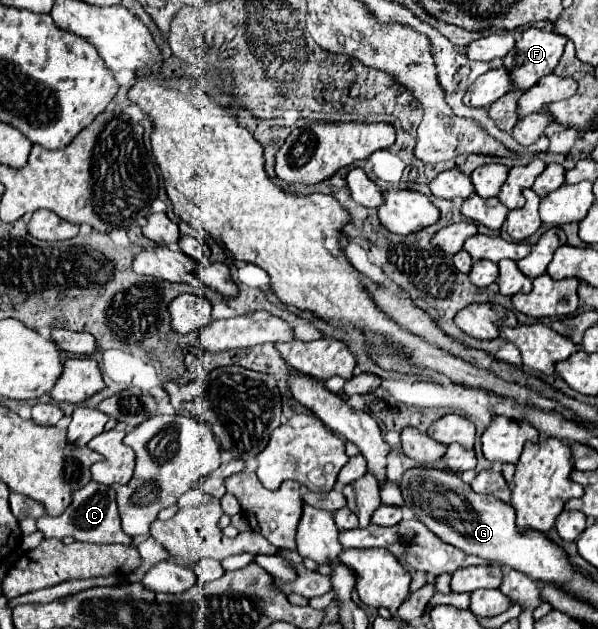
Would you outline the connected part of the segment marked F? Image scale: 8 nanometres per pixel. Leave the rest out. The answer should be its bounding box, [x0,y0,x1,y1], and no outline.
[503,28,565,92]

